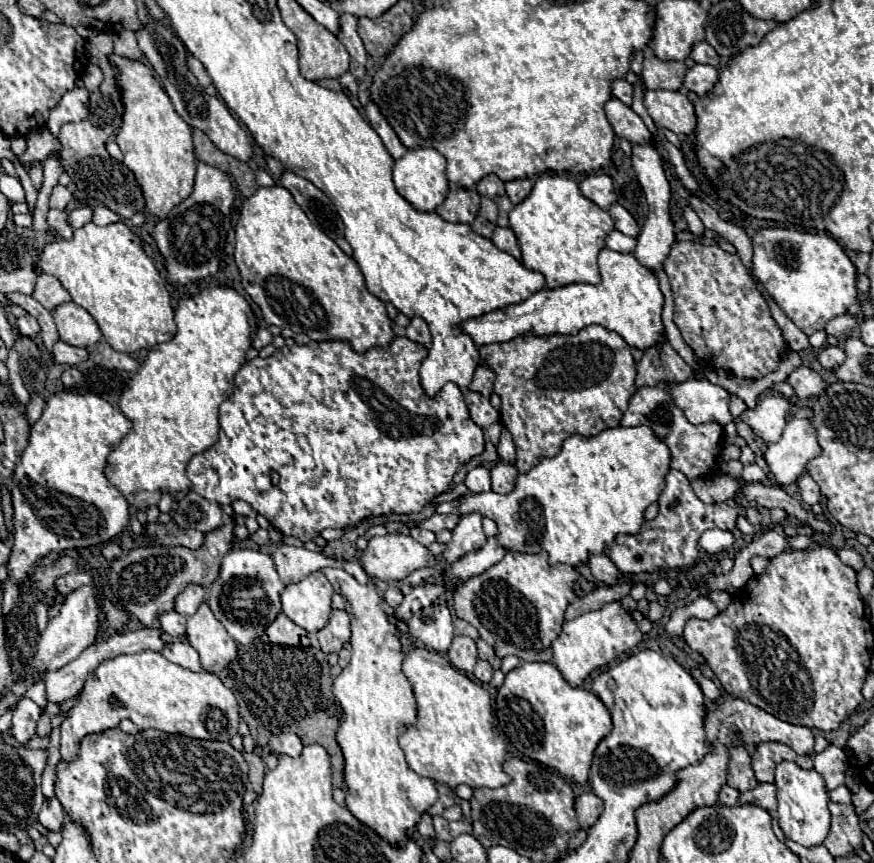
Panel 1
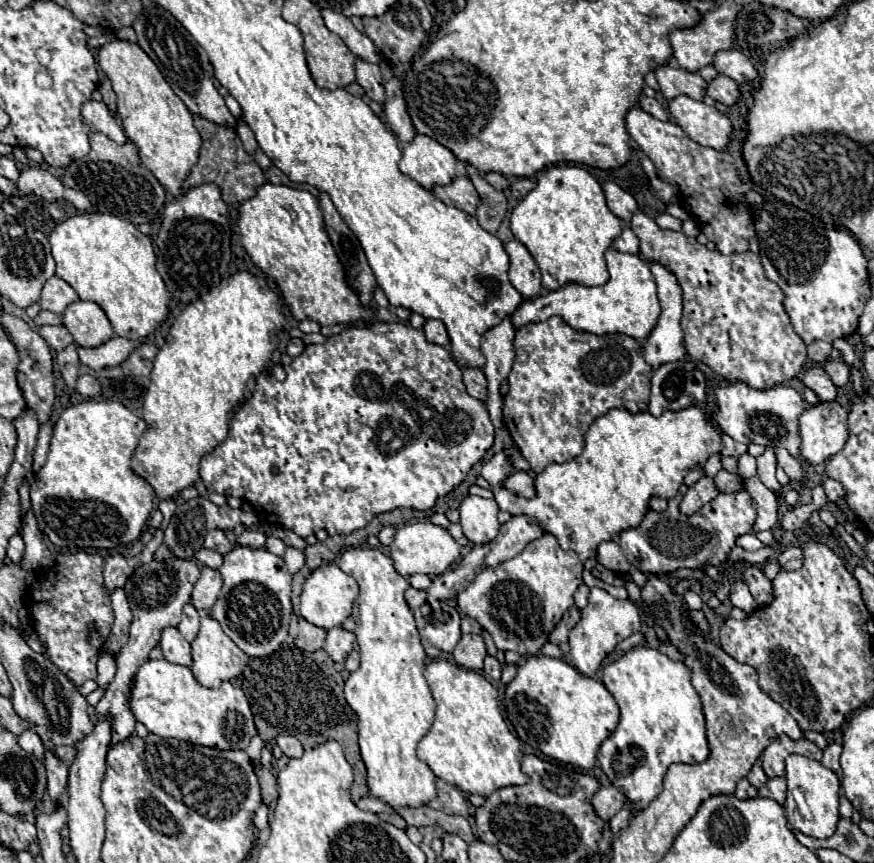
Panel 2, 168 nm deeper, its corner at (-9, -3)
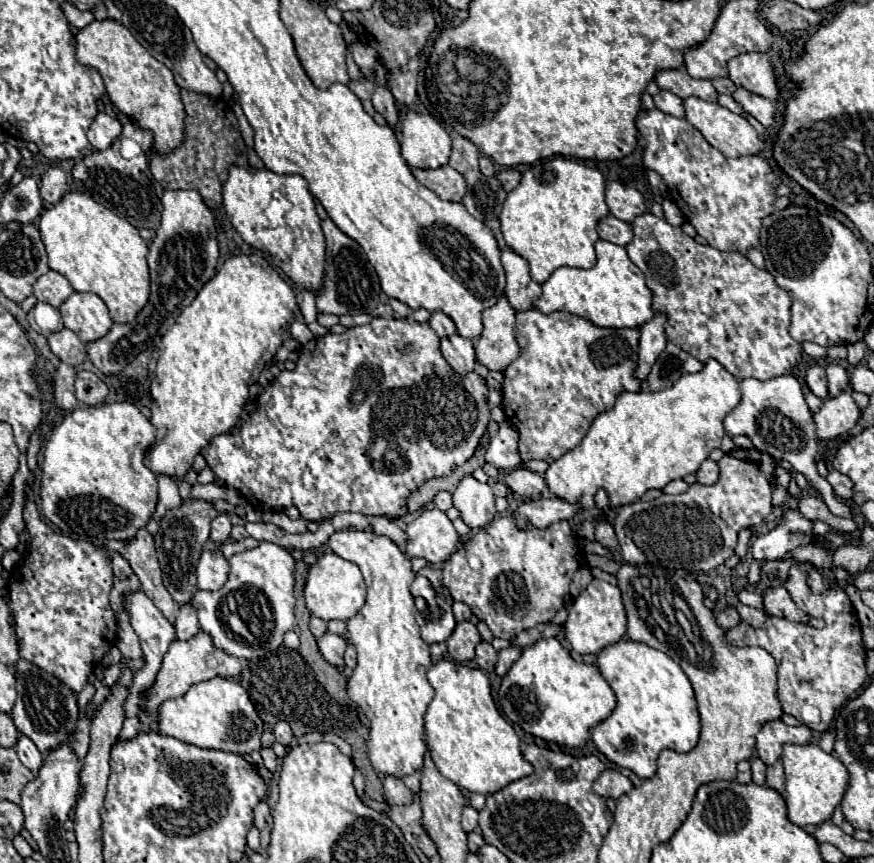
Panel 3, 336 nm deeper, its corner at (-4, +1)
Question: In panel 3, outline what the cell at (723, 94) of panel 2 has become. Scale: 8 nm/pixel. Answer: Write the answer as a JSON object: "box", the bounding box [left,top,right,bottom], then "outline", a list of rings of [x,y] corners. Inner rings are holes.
{"box":[735,88,775,128],"outline":[[[737,88],[735,90],[735,100],[739,100],[743,104],[743,108],[755,116],[763,126],[771,128],[775,124],[775,104],[769,102],[767,98],[761,98],[753,92],[747,92],[745,88]]]}

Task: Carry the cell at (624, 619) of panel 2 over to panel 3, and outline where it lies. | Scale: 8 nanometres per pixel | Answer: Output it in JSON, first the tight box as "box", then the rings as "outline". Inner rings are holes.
{"box":[565,580,627,654],"outline":[[[593,580],[569,608],[569,618],[565,622],[565,636],[571,648],[579,654],[597,654],[601,648],[615,644],[623,638],[627,626],[625,608],[621,602],[621,592],[615,584],[605,580]]]}

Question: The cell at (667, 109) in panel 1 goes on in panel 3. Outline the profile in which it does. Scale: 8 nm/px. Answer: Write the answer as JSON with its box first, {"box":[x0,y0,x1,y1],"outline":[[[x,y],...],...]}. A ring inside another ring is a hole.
{"box":[683,98,765,158],"outline":[[[685,98],[683,100],[685,104],[685,112],[687,112],[687,120],[705,136],[705,140],[717,148],[721,154],[729,156],[729,158],[739,158],[739,156],[757,156],[765,142],[763,138],[757,134],[757,130],[739,114],[733,114],[731,110],[719,106],[719,104],[711,104],[711,102],[705,102],[701,98]]]}

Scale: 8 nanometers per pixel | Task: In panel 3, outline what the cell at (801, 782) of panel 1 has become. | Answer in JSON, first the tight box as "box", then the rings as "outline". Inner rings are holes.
{"box":[783,744,847,828],"outline":[[[785,744],[783,746],[783,764],[787,776],[785,802],[789,820],[801,828],[813,828],[823,824],[833,816],[837,804],[841,804],[847,790],[847,768],[835,754],[823,752],[817,744]]]}

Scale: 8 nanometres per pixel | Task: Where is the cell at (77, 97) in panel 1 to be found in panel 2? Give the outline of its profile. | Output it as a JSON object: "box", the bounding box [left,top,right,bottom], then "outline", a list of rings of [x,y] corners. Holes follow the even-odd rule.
{"box":[82,100,128,144],"outline":[[[98,100],[84,102],[82,104],[82,118],[86,120],[86,124],[90,126],[92,132],[104,132],[116,144],[126,144],[128,142],[124,130],[118,126],[116,118],[112,118],[108,114],[108,108],[106,108],[104,102],[98,102]]]}

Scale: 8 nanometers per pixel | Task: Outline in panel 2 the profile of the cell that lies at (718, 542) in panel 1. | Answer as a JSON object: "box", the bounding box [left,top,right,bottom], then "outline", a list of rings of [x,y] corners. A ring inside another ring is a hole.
{"box":[736,534,764,552],"outline":[[[744,534],[744,536],[740,536],[740,538],[736,540],[736,544],[742,546],[744,550],[750,550],[750,552],[754,552],[754,550],[758,550],[758,548],[764,546],[754,534]]]}

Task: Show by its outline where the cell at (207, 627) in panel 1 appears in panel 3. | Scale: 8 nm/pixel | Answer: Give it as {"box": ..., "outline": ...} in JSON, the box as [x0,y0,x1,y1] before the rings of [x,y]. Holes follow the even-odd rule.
{"box":[139,632,241,730],"outline":[[[199,632],[197,636],[193,636],[191,640],[173,640],[169,646],[169,652],[163,656],[163,664],[157,672],[157,678],[153,682],[153,686],[147,690],[145,694],[145,702],[143,708],[139,712],[139,722],[143,726],[149,726],[151,730],[157,730],[157,718],[159,718],[159,704],[163,704],[163,700],[169,698],[179,698],[187,692],[187,688],[191,684],[203,682],[203,680],[211,680],[215,676],[225,676],[225,678],[237,678],[241,672],[241,664],[237,658],[225,654],[223,650],[215,648],[211,642],[211,636],[205,632]]]}

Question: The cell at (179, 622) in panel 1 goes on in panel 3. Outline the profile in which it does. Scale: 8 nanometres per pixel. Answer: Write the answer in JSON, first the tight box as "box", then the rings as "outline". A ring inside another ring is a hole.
{"box":[175,604,199,640],"outline":[[[185,604],[179,608],[179,616],[175,620],[175,632],[177,632],[179,640],[189,640],[199,632],[195,608],[191,604]]]}

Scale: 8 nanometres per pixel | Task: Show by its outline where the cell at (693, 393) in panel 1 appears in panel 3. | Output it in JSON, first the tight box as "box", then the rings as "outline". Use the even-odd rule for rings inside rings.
{"box":[723,374,853,518],"outline":[[[783,374],[777,378],[765,380],[765,382],[755,380],[755,378],[747,378],[747,380],[741,380],[741,392],[743,392],[743,398],[741,398],[739,406],[733,408],[723,420],[725,430],[731,436],[743,434],[753,442],[753,446],[757,450],[767,452],[773,458],[791,462],[793,470],[805,474],[807,480],[811,482],[811,486],[821,492],[831,514],[841,516],[841,518],[853,518],[851,506],[843,500],[839,502],[839,498],[833,494],[831,484],[817,472],[815,458],[819,454],[819,438],[815,436],[813,412],[809,410],[809,406],[805,402],[803,388],[801,388],[799,380],[791,374]]]}

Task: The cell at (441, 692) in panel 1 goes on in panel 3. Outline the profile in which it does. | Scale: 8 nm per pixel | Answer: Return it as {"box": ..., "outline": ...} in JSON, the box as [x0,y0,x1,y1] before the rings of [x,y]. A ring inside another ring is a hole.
{"box":[425,660,533,796],"outline":[[[439,660],[427,672],[427,680],[435,688],[435,696],[425,714],[427,746],[445,778],[463,790],[489,796],[533,772],[533,766],[521,756],[517,732],[495,706],[489,678],[479,668]]]}

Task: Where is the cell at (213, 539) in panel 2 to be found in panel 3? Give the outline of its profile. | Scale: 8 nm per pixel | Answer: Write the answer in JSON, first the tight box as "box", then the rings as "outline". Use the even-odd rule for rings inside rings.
{"box":[211,512,231,544],"outline":[[[221,512],[211,522],[211,540],[215,544],[223,544],[229,540],[229,534],[231,534],[231,516],[227,512]]]}

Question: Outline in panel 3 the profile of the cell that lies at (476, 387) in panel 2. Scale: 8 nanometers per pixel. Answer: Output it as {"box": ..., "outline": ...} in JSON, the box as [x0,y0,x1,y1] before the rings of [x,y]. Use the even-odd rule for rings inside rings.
{"box":[441,334,475,374],"outline":[[[459,334],[441,338],[441,354],[449,362],[449,366],[459,374],[467,374],[473,370],[475,350],[471,338],[463,338]]]}

